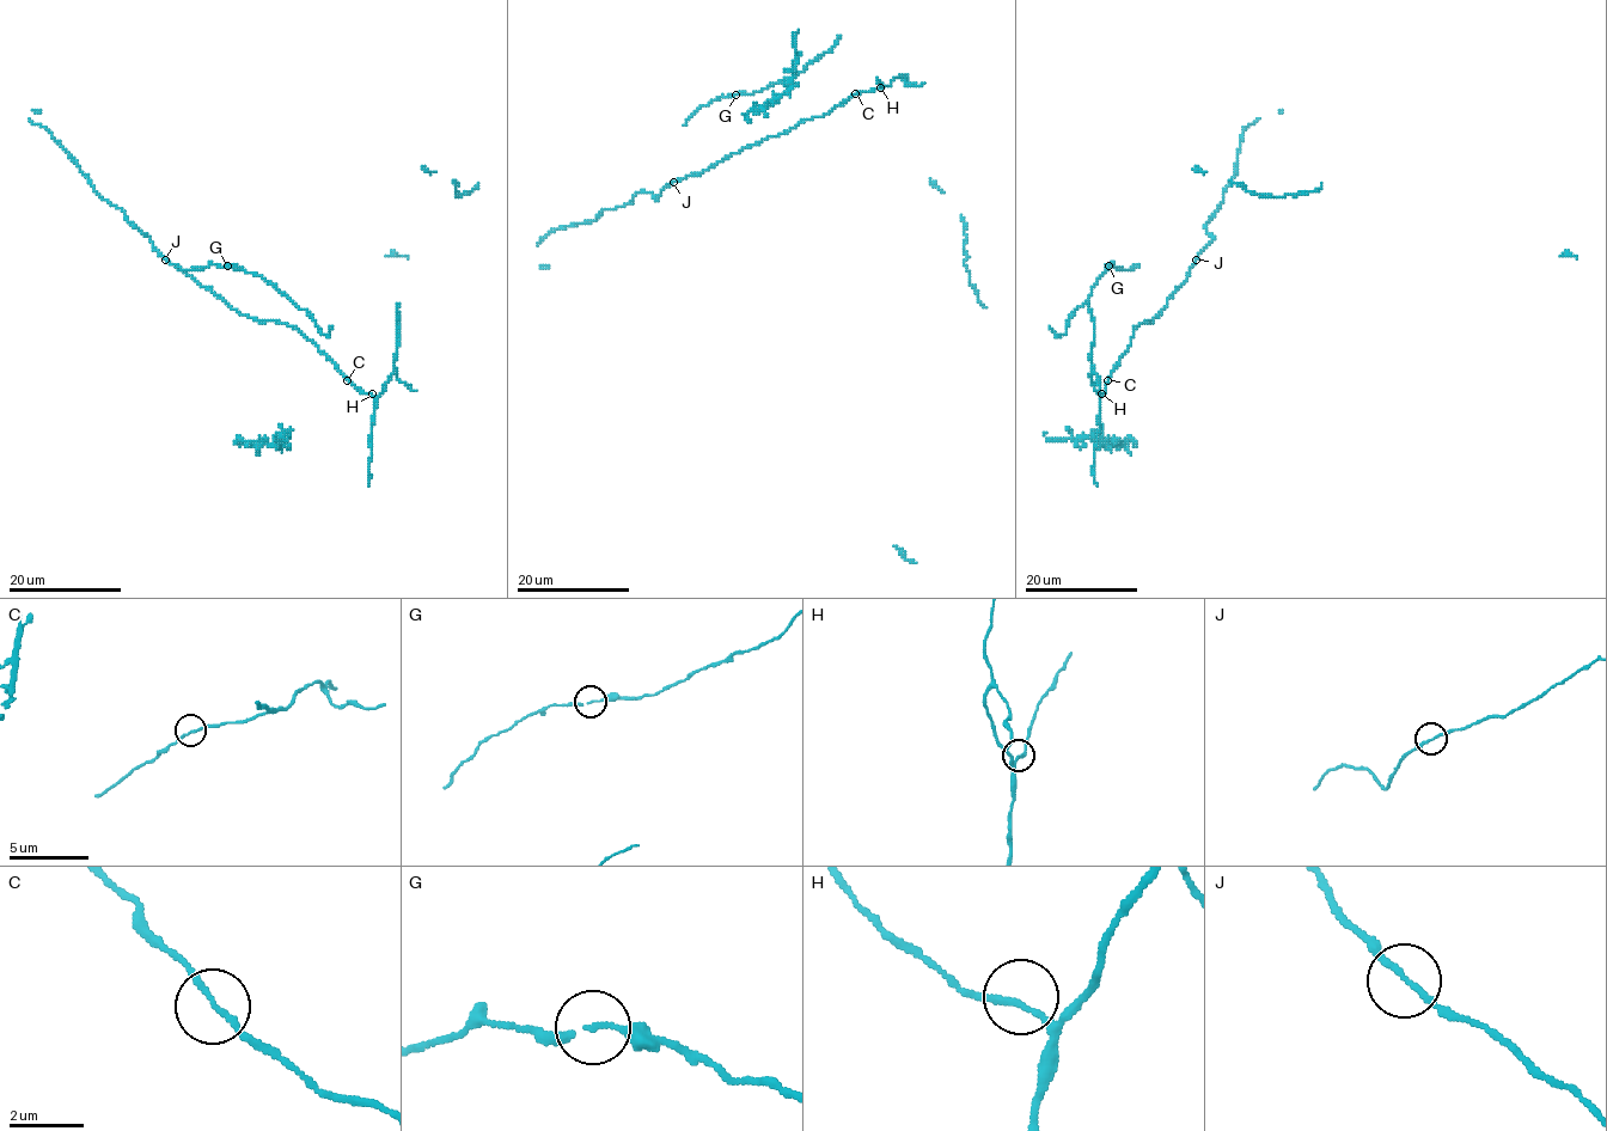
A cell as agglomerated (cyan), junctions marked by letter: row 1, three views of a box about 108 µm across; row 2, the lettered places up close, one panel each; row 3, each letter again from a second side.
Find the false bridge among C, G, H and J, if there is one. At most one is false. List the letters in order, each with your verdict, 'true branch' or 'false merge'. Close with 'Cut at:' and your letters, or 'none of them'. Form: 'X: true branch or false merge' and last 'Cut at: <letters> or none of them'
C: true branch
G: true branch
H: true branch
J: true branch
Cut at: none of them

